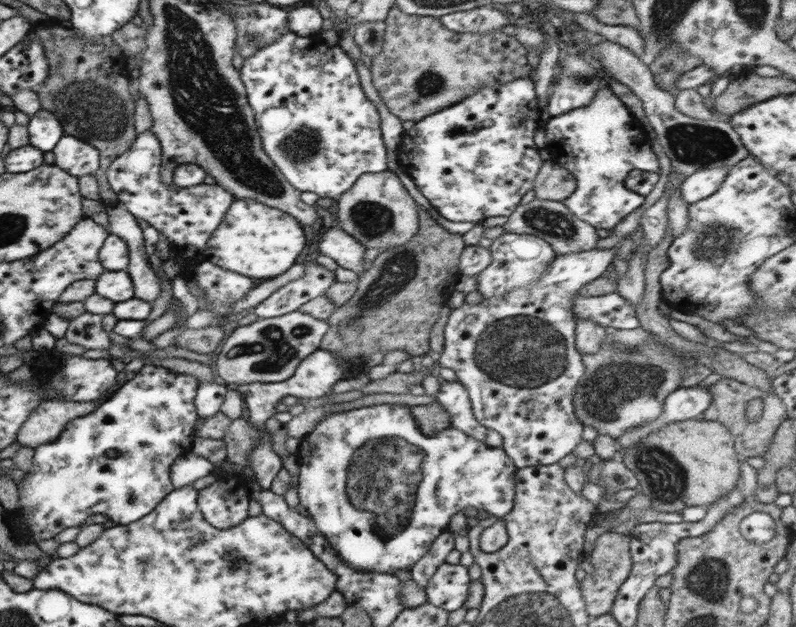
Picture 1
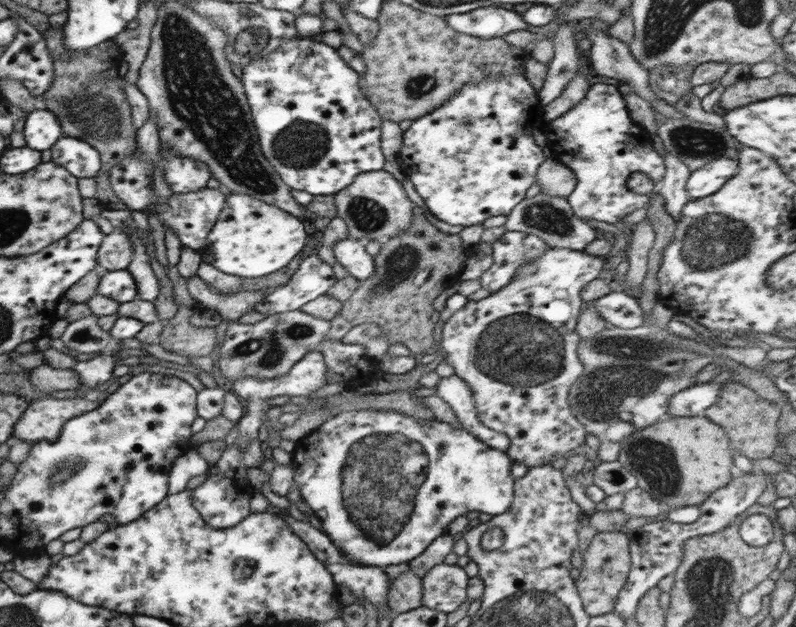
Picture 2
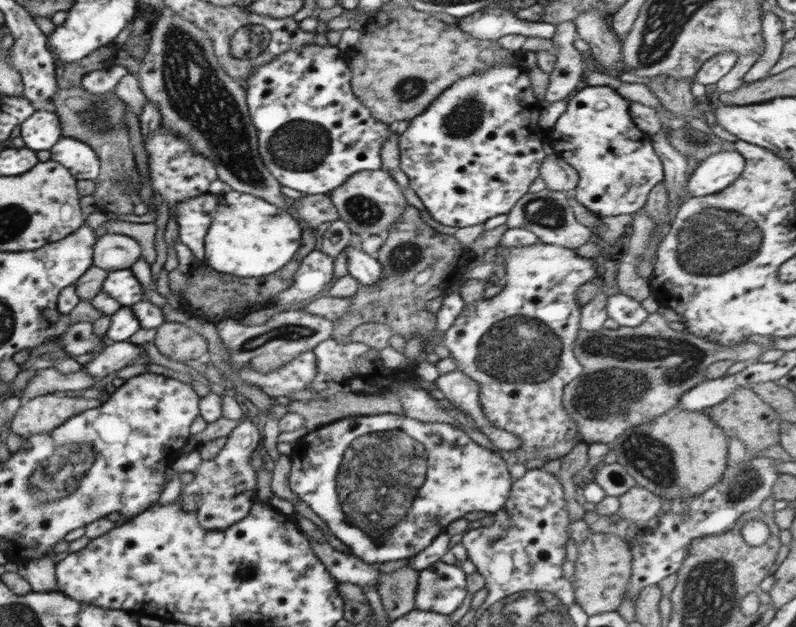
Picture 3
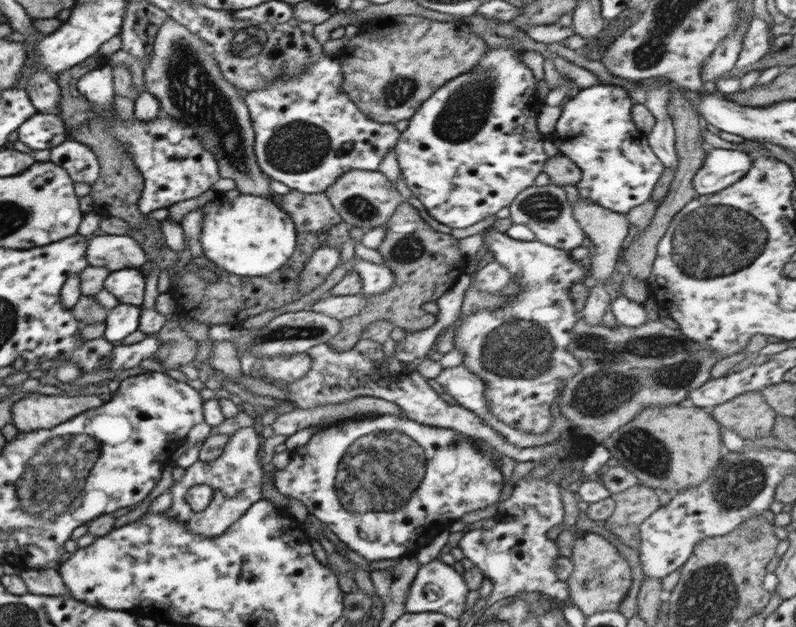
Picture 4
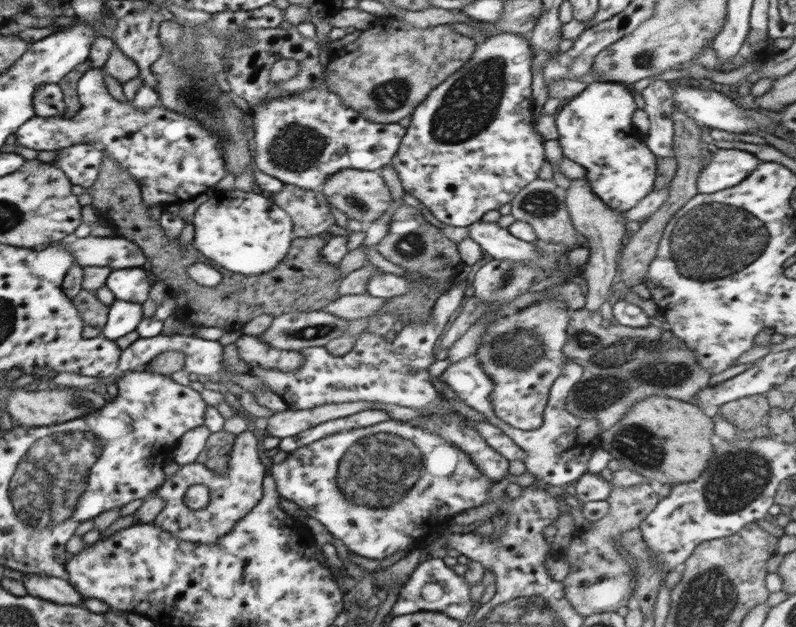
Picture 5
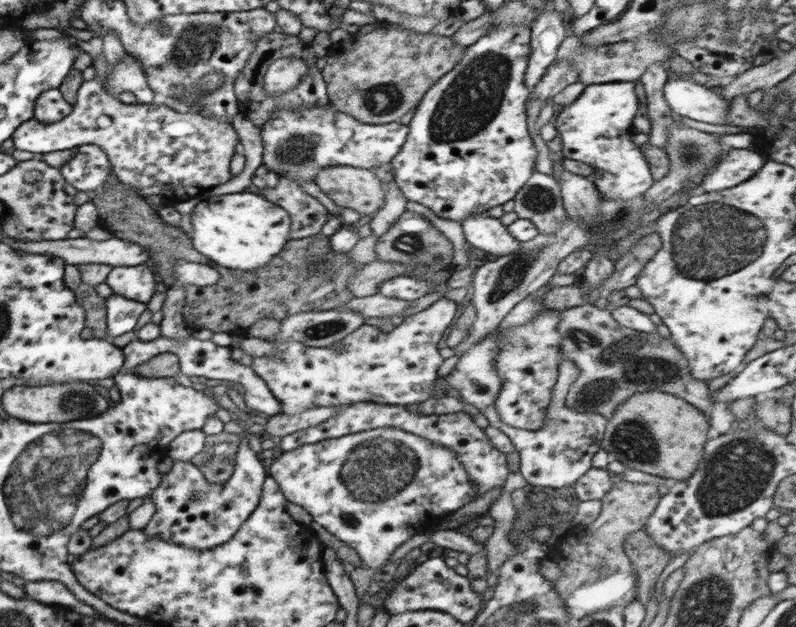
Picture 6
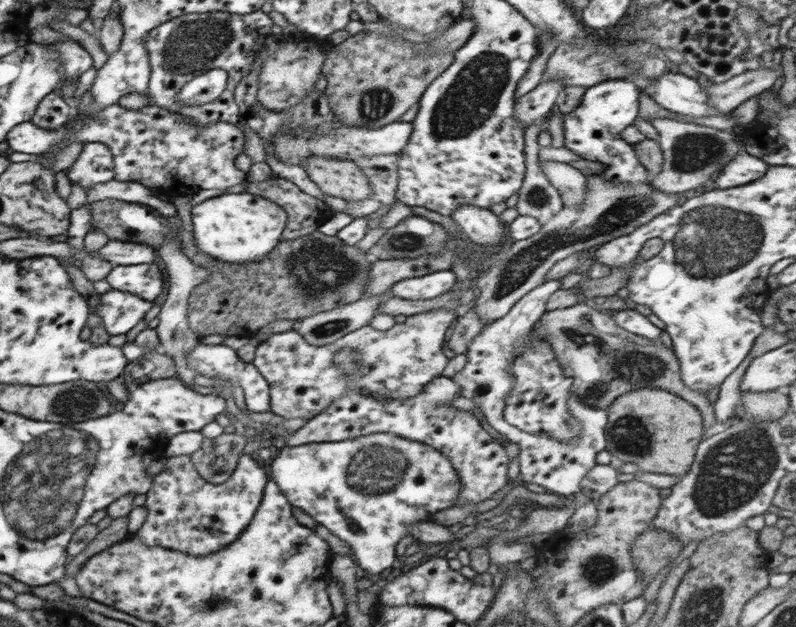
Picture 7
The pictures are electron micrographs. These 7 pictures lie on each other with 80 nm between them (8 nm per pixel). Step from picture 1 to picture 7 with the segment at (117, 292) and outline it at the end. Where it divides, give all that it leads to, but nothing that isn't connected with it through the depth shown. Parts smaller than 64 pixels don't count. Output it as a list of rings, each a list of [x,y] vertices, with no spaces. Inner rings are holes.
[[[155,263],[116,265],[105,280],[112,289],[130,292],[147,301],[156,300],[164,290],[164,280]]]

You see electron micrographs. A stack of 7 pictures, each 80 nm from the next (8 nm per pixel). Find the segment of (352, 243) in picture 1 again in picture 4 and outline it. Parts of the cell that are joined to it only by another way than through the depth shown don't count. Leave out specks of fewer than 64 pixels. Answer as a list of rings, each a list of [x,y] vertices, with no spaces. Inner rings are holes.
[[[359,257],[353,260],[353,271],[358,272],[360,280],[362,280],[362,291],[364,295],[378,295],[390,291],[394,287],[394,274],[389,270],[388,266],[372,264],[366,262]]]

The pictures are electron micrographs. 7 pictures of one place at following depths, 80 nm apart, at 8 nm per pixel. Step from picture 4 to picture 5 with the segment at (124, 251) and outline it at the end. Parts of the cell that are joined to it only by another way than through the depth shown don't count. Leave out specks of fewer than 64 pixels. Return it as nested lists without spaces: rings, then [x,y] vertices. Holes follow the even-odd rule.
[[[72,237],[66,243],[66,249],[81,267],[110,267],[113,270],[147,266],[147,257],[130,240],[119,237],[88,238]]]

